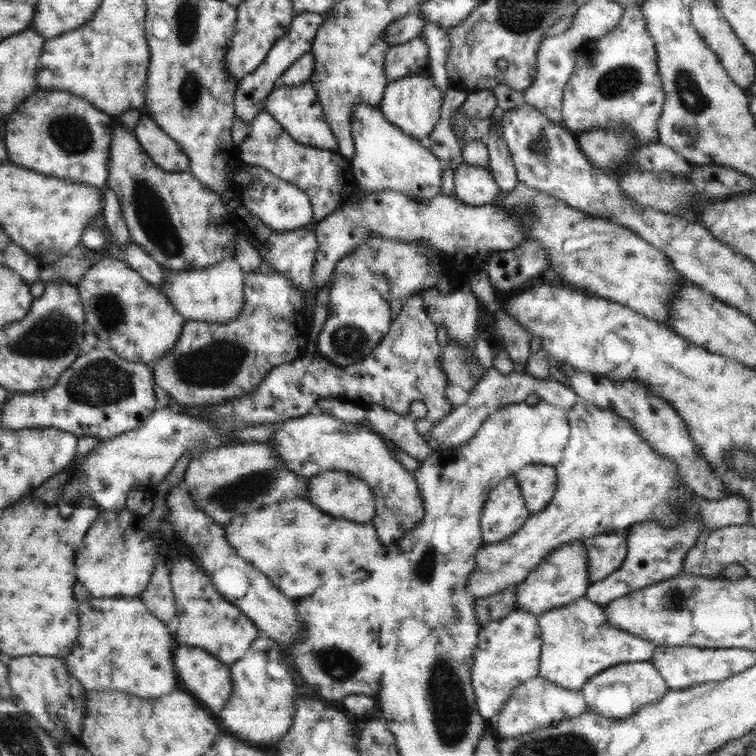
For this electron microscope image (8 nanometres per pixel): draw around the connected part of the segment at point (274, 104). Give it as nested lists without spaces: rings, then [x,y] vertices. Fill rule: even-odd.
[[[278,79],[275,87],[265,98],[264,111],[270,114],[296,143],[336,152],[338,148],[336,138],[332,134],[330,126],[323,120],[317,92],[309,81],[296,86],[286,86]]]

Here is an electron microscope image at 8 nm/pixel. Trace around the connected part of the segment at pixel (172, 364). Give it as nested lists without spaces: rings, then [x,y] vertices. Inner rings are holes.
[[[261,259],[256,272],[246,272],[243,282],[245,303],[243,311],[226,324],[199,323],[186,320],[177,343],[150,366],[156,386],[166,390],[169,398],[183,406],[222,404],[225,400],[240,398],[257,389],[267,374],[279,364],[300,359],[309,341],[310,322],[303,315],[303,302],[299,288],[280,274],[267,260]]]

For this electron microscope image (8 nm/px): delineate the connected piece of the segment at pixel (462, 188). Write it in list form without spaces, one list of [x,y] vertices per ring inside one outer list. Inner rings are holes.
[[[462,161],[454,171],[454,185],[455,195],[470,206],[492,204],[499,196],[499,188],[488,166],[472,166]]]

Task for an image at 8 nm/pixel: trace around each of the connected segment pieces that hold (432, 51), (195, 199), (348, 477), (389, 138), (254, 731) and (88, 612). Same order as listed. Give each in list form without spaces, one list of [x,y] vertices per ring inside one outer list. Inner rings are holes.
[[[426,22],[421,32],[423,41],[429,50],[429,72],[436,88],[445,92],[450,84],[446,63],[450,48],[450,39],[447,30],[436,23]]]
[[[112,118],[112,141],[110,141],[111,151],[108,159],[108,180],[106,186],[111,188],[120,201],[120,208],[124,222],[127,224],[131,240],[140,245],[160,266],[174,272],[186,272],[188,270],[196,270],[197,268],[208,268],[215,264],[220,264],[225,258],[233,258],[235,256],[234,235],[238,229],[234,225],[235,213],[231,213],[224,207],[221,201],[221,195],[214,192],[211,188],[204,186],[200,180],[196,179],[189,171],[180,173],[165,172],[162,168],[154,164],[154,161],[148,156],[148,153],[142,148],[136,135],[128,132],[124,124],[120,122],[120,118]]]
[[[324,471],[309,478],[305,498],[330,516],[352,522],[370,523],[375,515],[375,498],[368,484],[349,472]]]
[[[358,103],[350,116],[355,153],[351,160],[353,176],[360,189],[372,192],[394,190],[408,197],[431,199],[440,194],[443,167],[426,141],[402,133],[388,123],[380,106]]]
[[[261,634],[242,658],[229,665],[233,689],[227,704],[215,714],[223,732],[258,747],[277,743],[288,732],[298,695],[284,652],[281,645]]]
[[[89,597],[79,603],[78,617],[80,632],[72,652],[64,659],[71,675],[85,690],[114,689],[154,699],[180,684],[174,666],[174,652],[180,644],[138,597]]]

